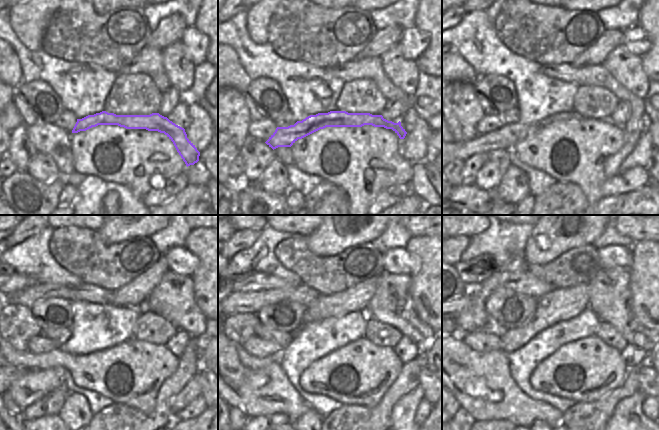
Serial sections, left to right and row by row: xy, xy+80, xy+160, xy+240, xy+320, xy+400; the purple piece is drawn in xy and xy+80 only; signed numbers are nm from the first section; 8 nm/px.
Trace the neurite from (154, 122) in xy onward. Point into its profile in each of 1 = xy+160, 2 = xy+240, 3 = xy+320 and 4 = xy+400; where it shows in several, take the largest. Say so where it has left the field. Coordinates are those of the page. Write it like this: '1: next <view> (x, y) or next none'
1: next xy+160 (507, 137)
2: next xy+240 (14, 373)
3: next none
4: next none

